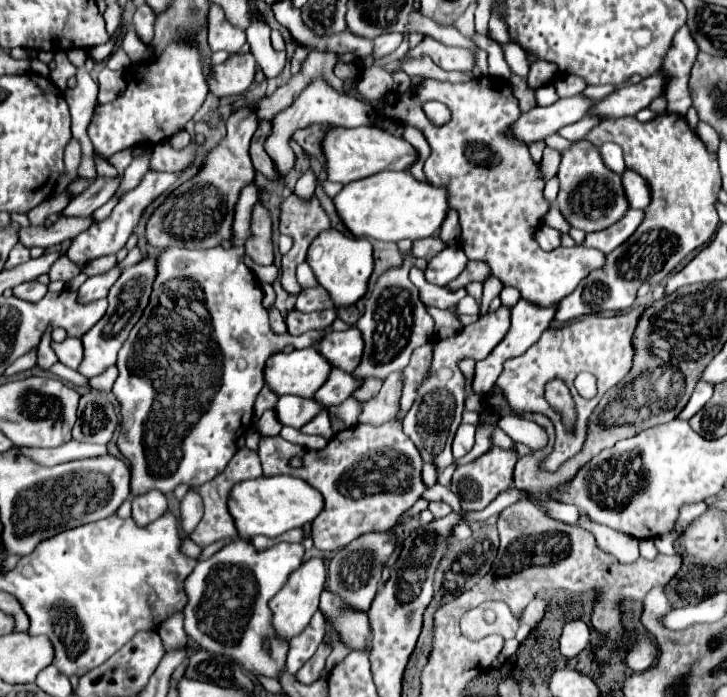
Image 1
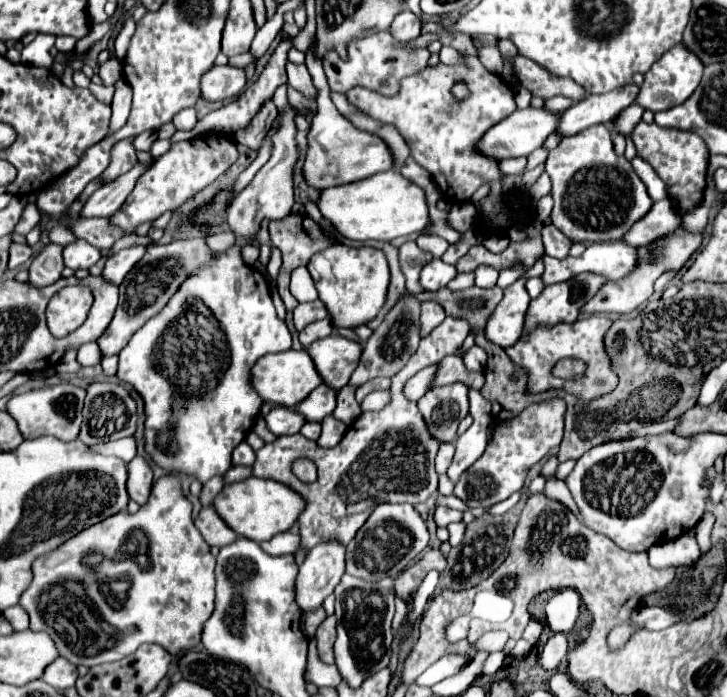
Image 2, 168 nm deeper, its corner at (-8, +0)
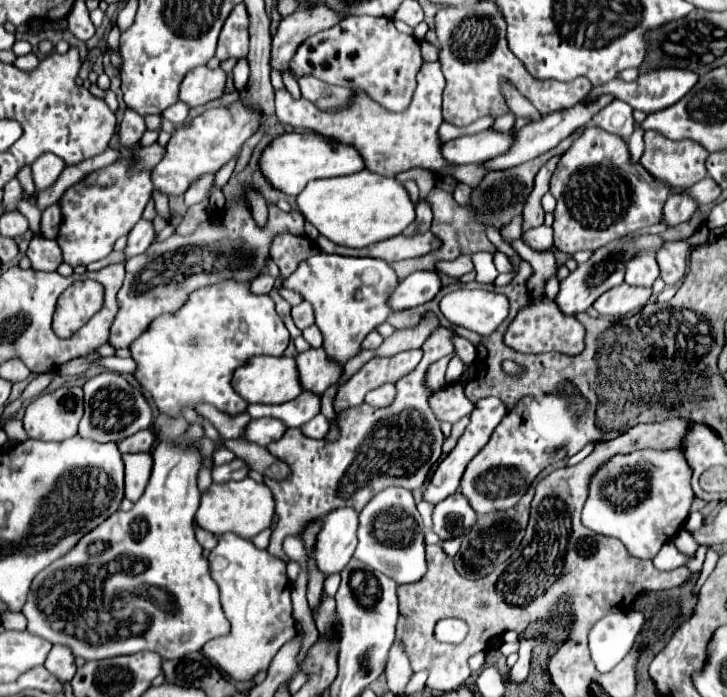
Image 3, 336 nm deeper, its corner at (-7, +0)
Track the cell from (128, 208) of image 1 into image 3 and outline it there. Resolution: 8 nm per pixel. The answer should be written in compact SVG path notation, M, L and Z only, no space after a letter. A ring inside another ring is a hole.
M241 100L225 106L225 108L209 108L201 116L193 118L191 128L177 128L171 136L169 144L165 146L163 160L153 168L151 180L153 190L171 196L183 196L187 188L201 178L203 174L217 174L221 166L225 166L229 160L233 160L247 138L251 138L261 124L261 114L255 110L249 110L247 106L241 106Z

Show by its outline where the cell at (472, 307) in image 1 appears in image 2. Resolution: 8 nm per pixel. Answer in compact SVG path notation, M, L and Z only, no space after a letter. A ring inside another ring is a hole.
M446 318L426 338L422 338L418 350L410 356L410 362L402 370L398 370L398 374L394 374L390 402L378 412L362 412L348 426L338 446L320 448L316 442L304 438L302 434L294 434L280 436L274 442L264 444L256 452L252 474L290 486L294 492L302 494L306 502L298 518L300 550L310 550L330 538L348 544L356 536L360 526L368 520L376 502L420 504L426 502L432 492L436 492L438 474L434 470L434 458L438 452L438 442L430 438L416 402L404 396L404 386L408 378L422 368L440 362L446 354L454 354L462 346L468 332L470 326L466 320ZM298 458L308 458L316 464L316 482L304 484L292 474L292 462Z

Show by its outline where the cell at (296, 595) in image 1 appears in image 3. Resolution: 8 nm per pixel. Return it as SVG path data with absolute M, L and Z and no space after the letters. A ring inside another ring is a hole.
M333 510L323 520L323 526L317 534L311 558L315 568L327 578L341 574L349 564L355 546L357 546L357 512L355 510Z

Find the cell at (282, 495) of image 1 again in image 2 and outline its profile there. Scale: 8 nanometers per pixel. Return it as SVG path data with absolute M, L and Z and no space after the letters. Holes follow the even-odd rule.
M256 476L226 484L224 490L218 494L218 498L214 498L212 502L212 508L218 510L218 516L238 536L252 538L254 542L264 542L270 540L274 534L286 532L298 520L298 514L304 510L304 506L306 502L302 502L302 496L296 494L292 488Z

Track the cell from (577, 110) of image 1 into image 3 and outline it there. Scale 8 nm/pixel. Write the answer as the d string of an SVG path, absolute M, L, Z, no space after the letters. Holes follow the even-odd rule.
M487 128L473 136L461 136L443 144L443 158L451 164L483 164L511 150L515 132Z

